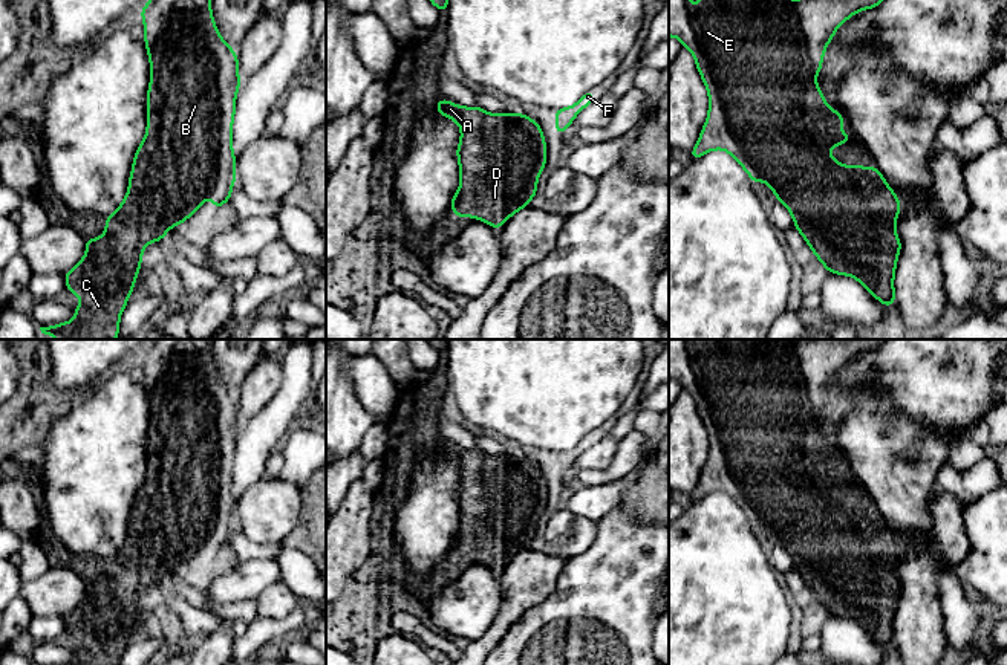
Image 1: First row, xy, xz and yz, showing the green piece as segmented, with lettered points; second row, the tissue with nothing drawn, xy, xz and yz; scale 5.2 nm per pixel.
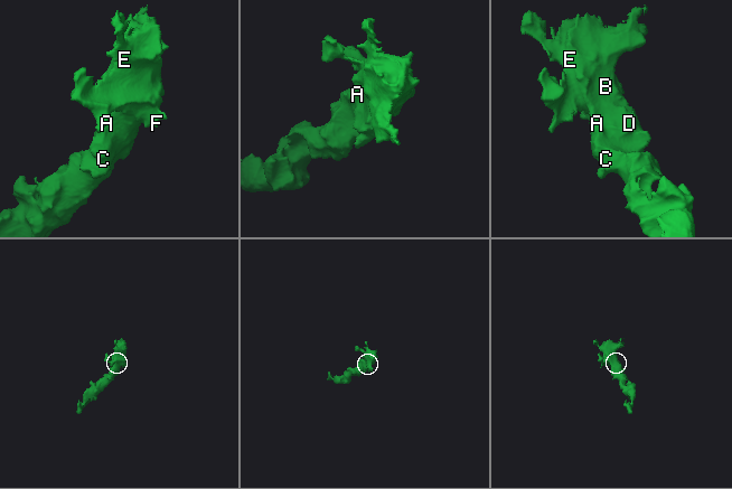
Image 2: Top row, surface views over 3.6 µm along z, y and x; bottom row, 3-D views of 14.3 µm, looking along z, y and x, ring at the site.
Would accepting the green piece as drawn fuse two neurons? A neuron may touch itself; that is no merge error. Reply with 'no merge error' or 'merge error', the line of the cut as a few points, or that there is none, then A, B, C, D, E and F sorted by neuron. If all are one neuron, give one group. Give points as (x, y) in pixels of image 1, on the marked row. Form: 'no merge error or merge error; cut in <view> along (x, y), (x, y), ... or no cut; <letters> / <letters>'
no merge error; no cut; A B C D E F

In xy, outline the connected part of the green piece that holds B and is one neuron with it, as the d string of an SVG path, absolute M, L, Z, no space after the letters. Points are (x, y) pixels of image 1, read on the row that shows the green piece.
M148 0L139 14L144 20L144 44L150 60L145 138L135 153L129 191L122 203L106 217L106 231L101 237L86 238L86 255L64 274L66 287L81 301L78 307L73 307L75 318L40 327L41 333L57 339L115 339L119 335L121 313L138 278L144 248L165 238L170 228L191 217L210 196L217 211L231 199L236 183L233 121L242 83L237 54L223 41L216 28L211 0Z

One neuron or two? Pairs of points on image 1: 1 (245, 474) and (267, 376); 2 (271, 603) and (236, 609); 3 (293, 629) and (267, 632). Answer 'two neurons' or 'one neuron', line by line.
1: two neurons
2: two neurons
3: one neuron

